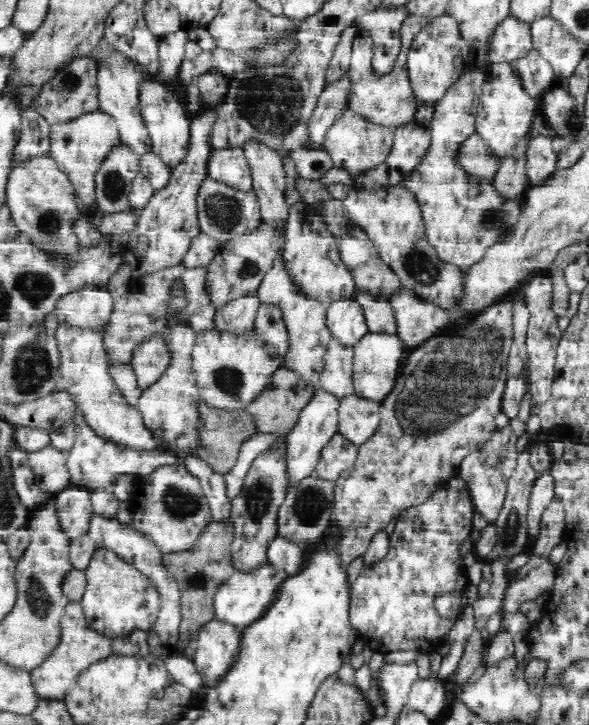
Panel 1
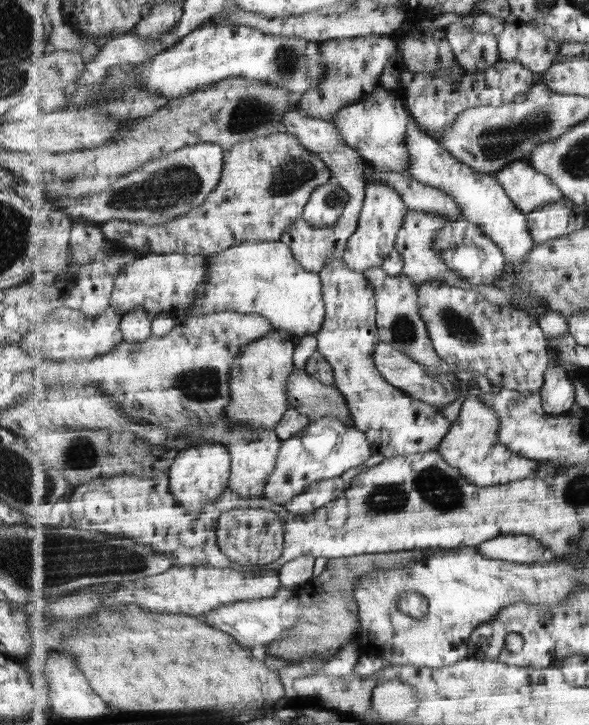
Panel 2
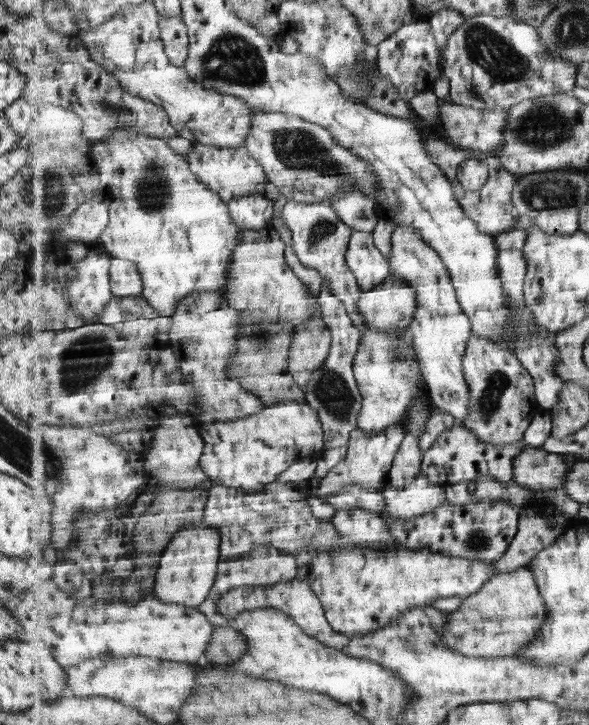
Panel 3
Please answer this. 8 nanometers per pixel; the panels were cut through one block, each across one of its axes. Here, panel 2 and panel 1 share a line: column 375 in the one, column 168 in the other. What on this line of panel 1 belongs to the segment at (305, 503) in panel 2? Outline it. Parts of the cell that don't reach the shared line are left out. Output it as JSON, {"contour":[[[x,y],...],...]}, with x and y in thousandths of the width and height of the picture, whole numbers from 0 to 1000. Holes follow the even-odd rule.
{"contour":[[[138,567],[127,571],[127,589],[131,593],[127,611],[114,626],[121,670],[153,674],[153,694],[156,694],[158,706],[180,714],[197,716],[202,690],[194,680],[187,679],[187,673],[200,659],[214,657],[236,672],[241,665],[250,663],[251,657],[256,657],[265,647],[282,641],[312,639],[309,633],[284,623],[275,626],[229,623],[175,607],[175,603],[168,603],[161,593],[149,588]]]}

